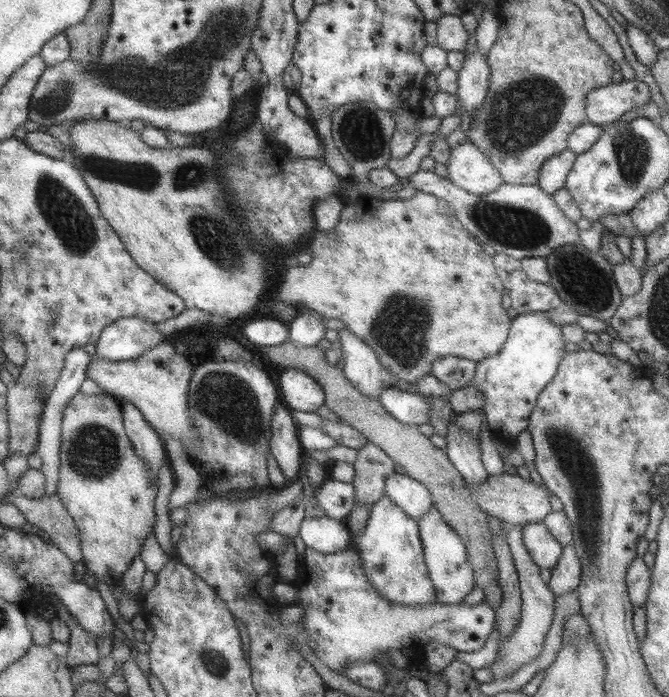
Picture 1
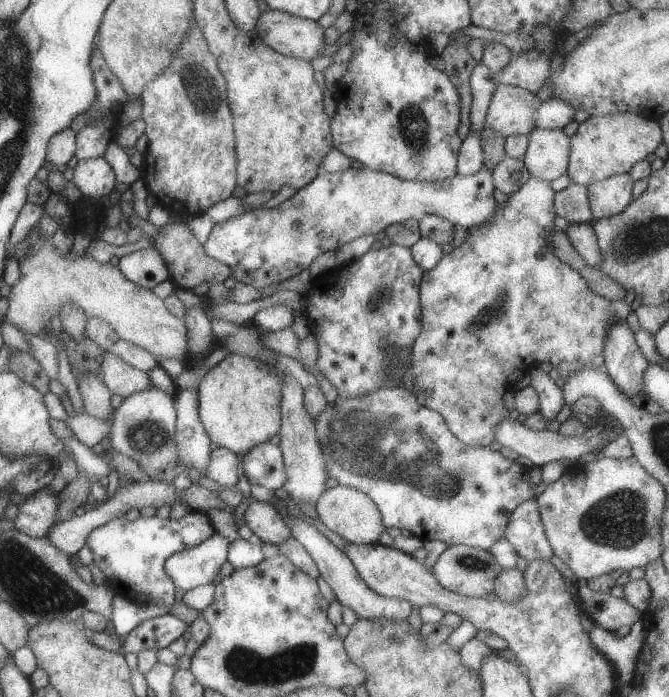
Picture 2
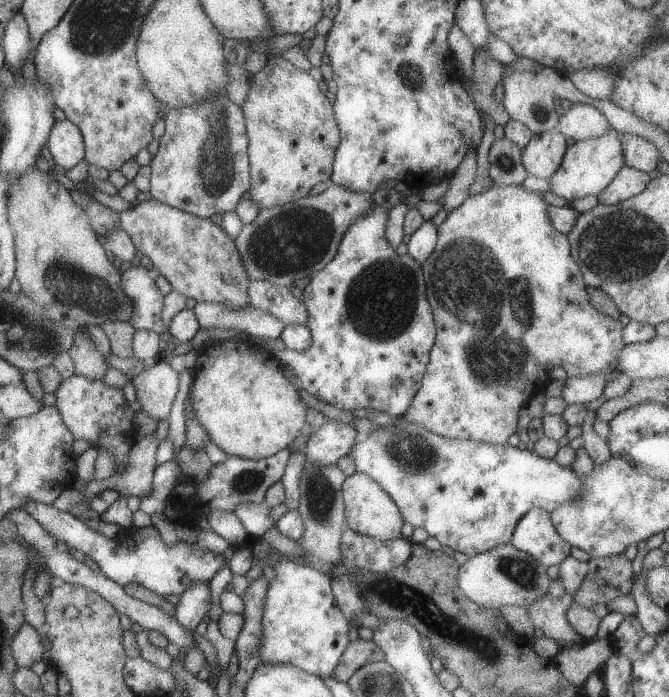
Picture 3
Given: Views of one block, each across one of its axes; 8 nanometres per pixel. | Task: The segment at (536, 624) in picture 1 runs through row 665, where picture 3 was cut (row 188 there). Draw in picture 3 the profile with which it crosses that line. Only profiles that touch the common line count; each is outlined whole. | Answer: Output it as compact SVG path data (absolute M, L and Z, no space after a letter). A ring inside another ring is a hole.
M493 185L492 188L484 190L480 194L470 195L458 208L450 211L446 220L437 227L436 248L428 260L421 264L426 280L427 298L433 310L436 324L436 344L430 350L430 362L426 366L422 386L404 414L408 422L418 424L418 426L426 428L428 432L446 438L508 445L508 438L517 432L520 410L538 384L546 386L546 382L551 379L550 373L554 368L564 368L568 377L578 377L588 376L588 374L608 375L618 366L620 350L626 346L622 340L624 334L622 323L598 312L592 306L582 271L572 258L568 235L558 232L552 226L550 216L548 216L548 206L549 204L544 202L541 192L528 192L520 185Z

